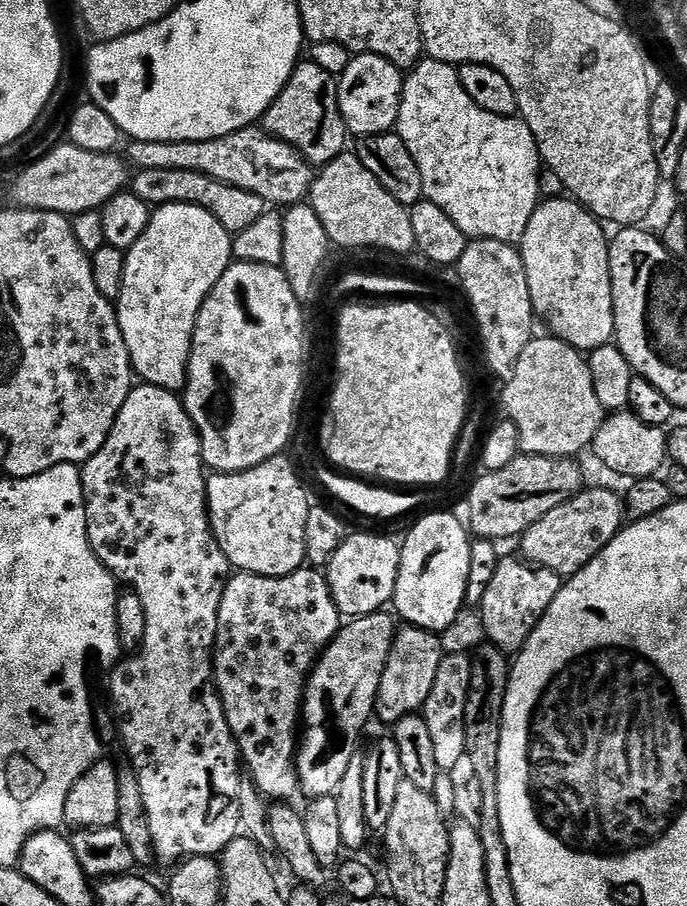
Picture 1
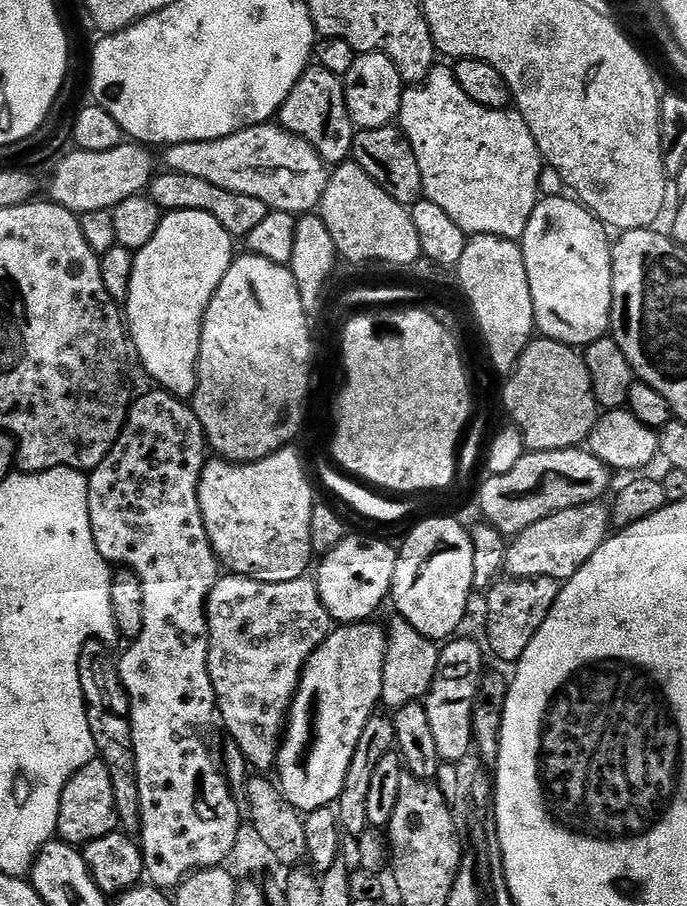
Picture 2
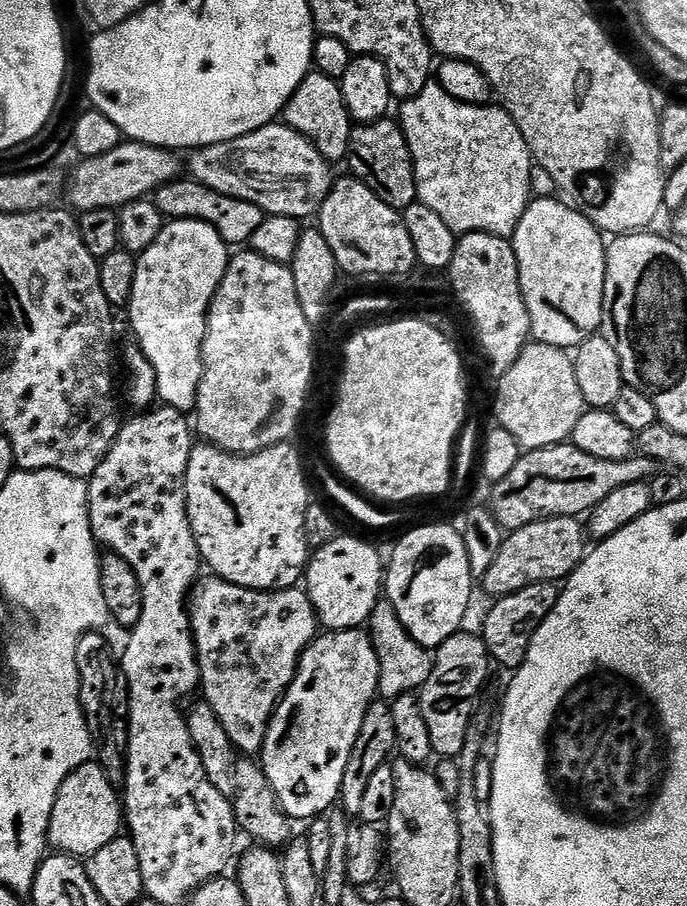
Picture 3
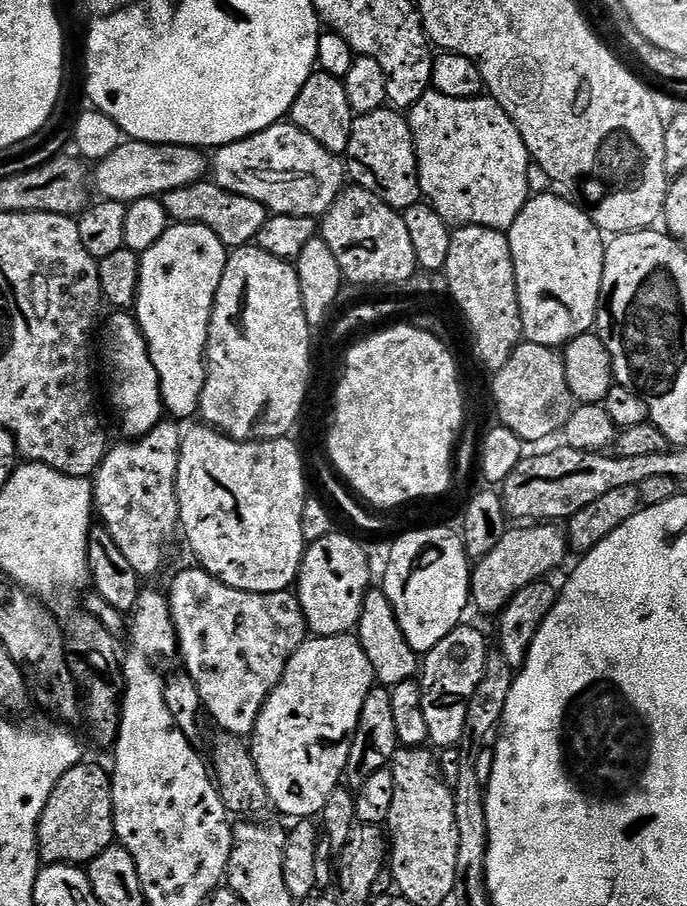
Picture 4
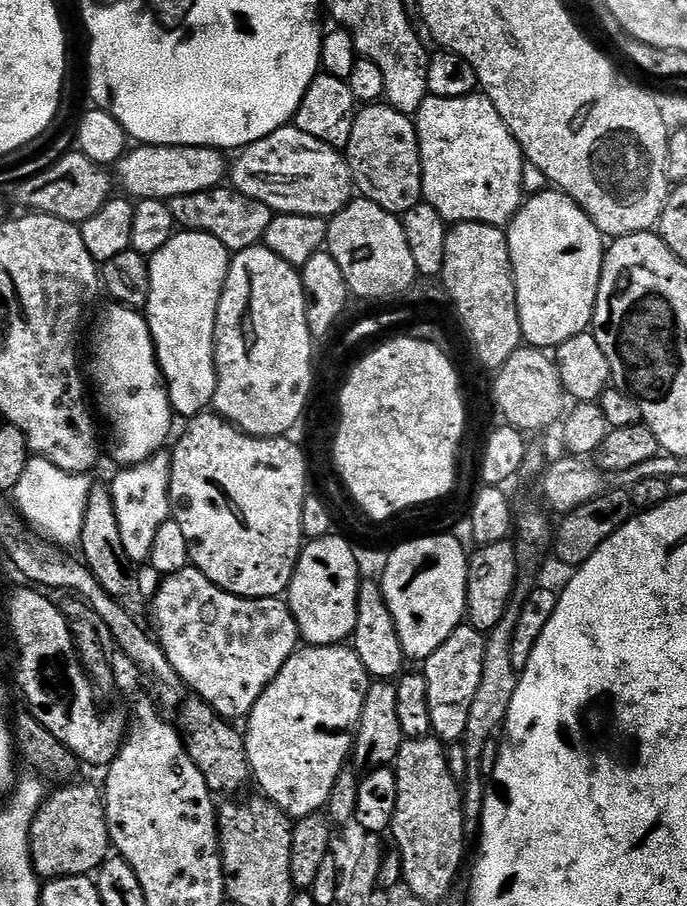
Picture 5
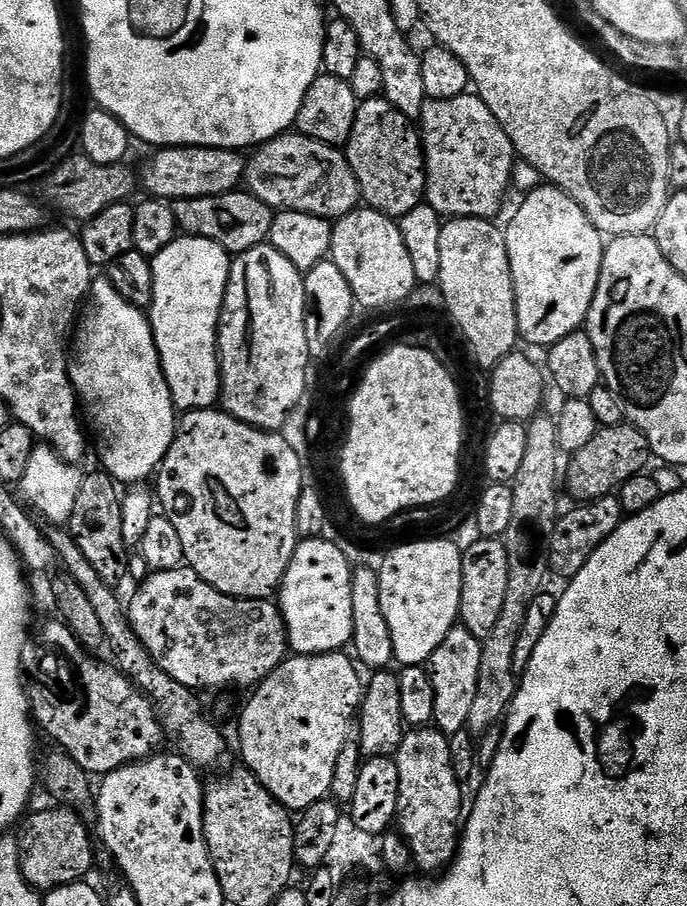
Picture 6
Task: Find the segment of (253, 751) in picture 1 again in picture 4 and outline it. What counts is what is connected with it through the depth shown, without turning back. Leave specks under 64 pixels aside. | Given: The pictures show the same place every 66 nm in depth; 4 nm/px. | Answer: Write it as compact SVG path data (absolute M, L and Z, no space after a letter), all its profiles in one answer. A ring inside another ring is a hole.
M191 566L173 578L170 603L182 645L183 671L194 682L201 696L203 711L217 724L221 733L241 738L251 737L260 711L278 686L290 658L309 635L308 623L295 591L254 594L226 586L199 566Z

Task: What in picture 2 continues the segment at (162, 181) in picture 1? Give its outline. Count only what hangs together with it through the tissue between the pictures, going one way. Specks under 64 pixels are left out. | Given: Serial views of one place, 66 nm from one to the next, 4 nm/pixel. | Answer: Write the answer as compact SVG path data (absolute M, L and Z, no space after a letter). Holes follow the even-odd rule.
M167 170L153 175L148 185L147 195L159 206L161 213L177 212L178 210L202 210L202 214L210 214L233 238L246 238L250 230L254 230L266 218L270 209L266 202L258 202L258 198L250 198L246 194L234 194L234 190L222 190L222 186L214 186L203 178L190 178L190 174L178 174Z

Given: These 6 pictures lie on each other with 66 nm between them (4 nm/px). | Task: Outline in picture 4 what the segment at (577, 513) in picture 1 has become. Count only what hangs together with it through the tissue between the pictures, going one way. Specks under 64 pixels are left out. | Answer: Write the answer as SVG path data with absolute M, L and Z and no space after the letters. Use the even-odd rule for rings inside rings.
M536 522L531 526L512 526L505 531L502 542L481 560L475 561L470 572L470 600L480 612L495 617L526 586L537 583L547 572L552 572L567 556L570 545L567 531L552 522Z

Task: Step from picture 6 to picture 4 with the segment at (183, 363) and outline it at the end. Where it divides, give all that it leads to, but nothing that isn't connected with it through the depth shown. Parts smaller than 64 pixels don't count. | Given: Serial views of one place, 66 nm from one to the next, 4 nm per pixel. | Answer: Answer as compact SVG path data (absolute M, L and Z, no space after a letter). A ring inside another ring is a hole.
M173 223L140 256L140 290L134 315L148 343L154 370L158 370L167 415L180 422L192 415L195 417L200 411L202 390L208 377L208 327L229 255L229 249L214 230L197 224Z

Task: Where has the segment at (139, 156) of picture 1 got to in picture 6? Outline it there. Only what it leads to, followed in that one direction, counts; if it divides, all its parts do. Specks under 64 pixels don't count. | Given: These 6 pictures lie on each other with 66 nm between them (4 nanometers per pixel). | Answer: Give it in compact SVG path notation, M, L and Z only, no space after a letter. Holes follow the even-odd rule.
M281 134L268 143L259 145L252 154L250 167L246 172L247 191L269 204L273 210L314 214L335 222L341 216L350 214L355 208L361 207L362 197L358 178L354 178L354 170L348 164L347 155L339 147L323 144L309 136Z

